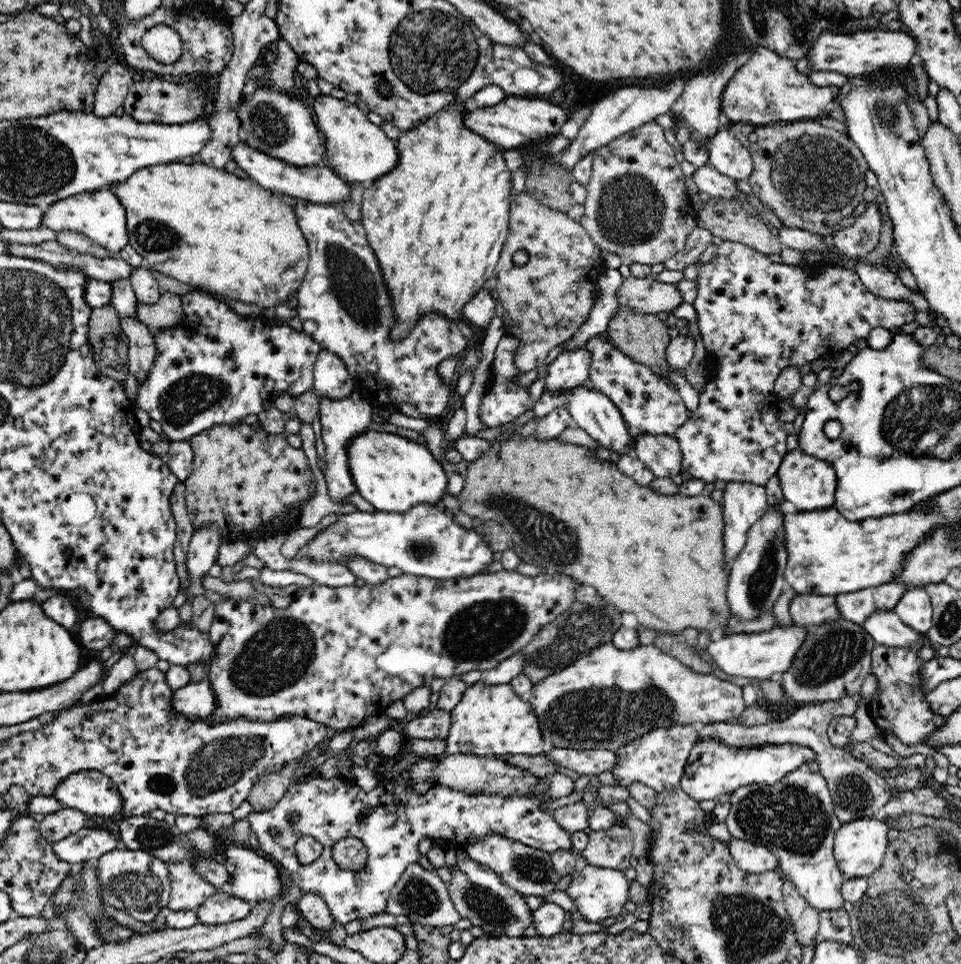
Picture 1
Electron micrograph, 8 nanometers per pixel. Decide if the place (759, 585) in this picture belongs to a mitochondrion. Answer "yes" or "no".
yes

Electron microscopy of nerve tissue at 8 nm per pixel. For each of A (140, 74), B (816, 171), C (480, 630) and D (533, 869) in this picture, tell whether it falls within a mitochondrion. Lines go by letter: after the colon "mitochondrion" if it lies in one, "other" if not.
A: other
B: mitochondrion
C: mitochondrion
D: mitochondrion

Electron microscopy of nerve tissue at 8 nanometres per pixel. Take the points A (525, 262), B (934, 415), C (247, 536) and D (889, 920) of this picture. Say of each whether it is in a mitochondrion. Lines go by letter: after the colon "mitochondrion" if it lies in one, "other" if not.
A: other
B: mitochondrion
C: other
D: mitochondrion

